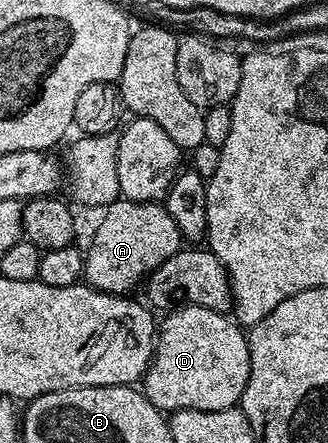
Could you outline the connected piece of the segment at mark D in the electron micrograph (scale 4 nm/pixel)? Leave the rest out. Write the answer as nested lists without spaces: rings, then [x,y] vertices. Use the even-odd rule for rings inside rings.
[[[187,304],[185,308],[177,308],[169,311],[165,320],[161,319],[158,324],[156,333],[156,352],[152,355],[152,360],[148,363],[148,369],[144,372],[142,381],[142,391],[148,401],[155,408],[159,408],[165,414],[181,412],[189,408],[190,410],[226,410],[227,408],[235,408],[240,403],[242,394],[246,390],[246,382],[250,378],[250,350],[248,349],[248,337],[245,329],[231,315],[223,312],[215,312],[214,310],[206,310],[202,306],[194,306]]]

